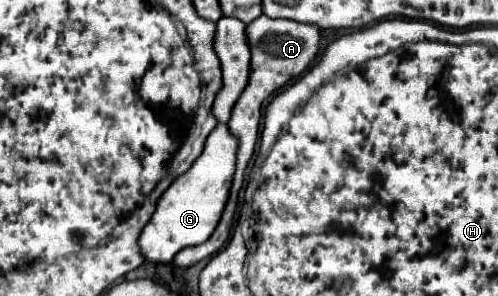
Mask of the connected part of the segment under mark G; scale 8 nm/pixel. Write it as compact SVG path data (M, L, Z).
M216 125L212 135L208 135L206 139L200 159L196 159L196 163L192 163L192 167L184 175L172 181L172 185L158 199L152 219L144 225L138 247L146 261L170 263L178 251L190 245L200 245L212 235L228 201L236 167L236 149L238 141L230 135L228 127Z

